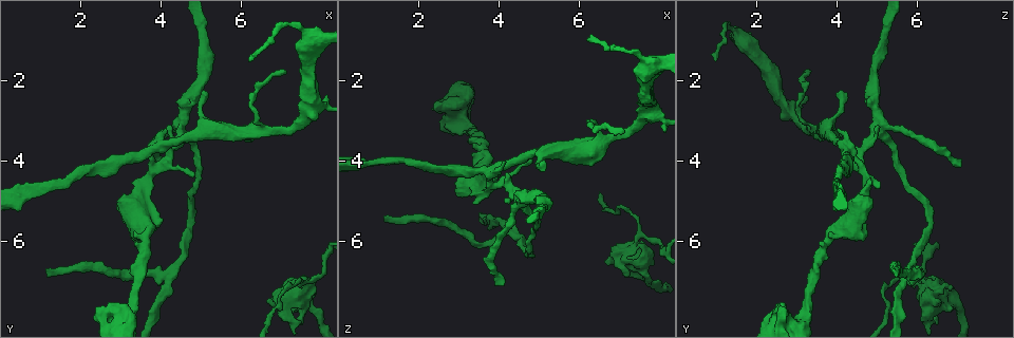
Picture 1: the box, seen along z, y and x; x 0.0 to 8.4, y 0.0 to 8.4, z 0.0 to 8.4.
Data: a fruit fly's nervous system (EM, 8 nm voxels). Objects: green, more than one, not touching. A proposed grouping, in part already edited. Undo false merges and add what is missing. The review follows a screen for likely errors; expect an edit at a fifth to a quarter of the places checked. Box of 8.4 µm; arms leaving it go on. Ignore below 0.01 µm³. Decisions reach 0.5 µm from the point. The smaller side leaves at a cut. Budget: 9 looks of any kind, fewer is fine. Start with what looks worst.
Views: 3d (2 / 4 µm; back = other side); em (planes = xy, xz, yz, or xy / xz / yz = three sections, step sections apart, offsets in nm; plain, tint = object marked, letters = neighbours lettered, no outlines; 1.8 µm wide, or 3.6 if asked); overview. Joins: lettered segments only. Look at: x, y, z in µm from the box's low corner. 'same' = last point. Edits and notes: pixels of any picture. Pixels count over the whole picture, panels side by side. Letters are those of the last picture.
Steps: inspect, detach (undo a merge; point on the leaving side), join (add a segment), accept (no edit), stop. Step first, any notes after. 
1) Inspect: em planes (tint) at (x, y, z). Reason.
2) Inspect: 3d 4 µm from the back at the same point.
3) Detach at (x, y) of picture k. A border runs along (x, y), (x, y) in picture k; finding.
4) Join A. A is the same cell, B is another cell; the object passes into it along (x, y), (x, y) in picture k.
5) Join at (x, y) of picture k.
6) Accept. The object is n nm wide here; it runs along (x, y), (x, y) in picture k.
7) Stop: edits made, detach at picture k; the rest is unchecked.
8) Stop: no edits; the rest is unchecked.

Inspect: 3d 4 µm at (4.55, 3.30, 5.00). Looks like a crossing.

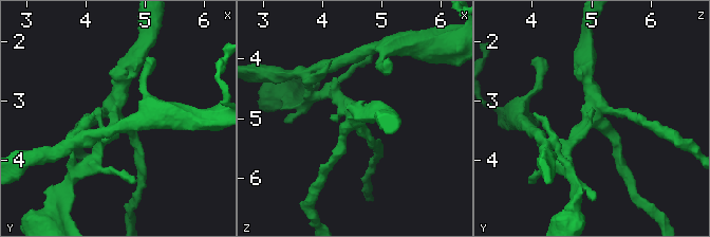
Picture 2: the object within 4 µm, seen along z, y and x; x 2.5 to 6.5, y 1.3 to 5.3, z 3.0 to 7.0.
Inspect: em planes (letters) at (4.55, 3.35, 5.05).

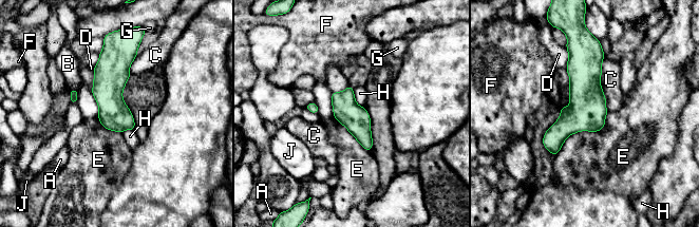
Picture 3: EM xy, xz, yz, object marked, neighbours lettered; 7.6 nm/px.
Accept. The longest contact is with E, 550 nm; A, B, C, D, E, F, G, H and J are other cells; a border runs along (608, 112), (555, 155) in picture 3; all the same neuron.

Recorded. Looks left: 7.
Inspect: em yz step 8 (letters) at (7.45, 7.05, 5.70). Calibre changes.

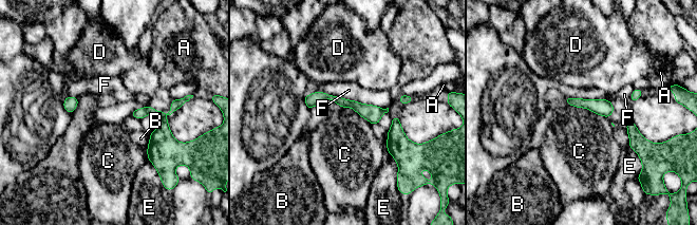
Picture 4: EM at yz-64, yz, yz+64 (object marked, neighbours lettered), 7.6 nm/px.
Detach at (143, 112) of picture 4. A, B, C, D, E and F are other cells; a border runs along (164, 114), (159, 117) in picture 4; two neurons meet here.

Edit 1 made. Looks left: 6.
Inspect: overview. Redraw.

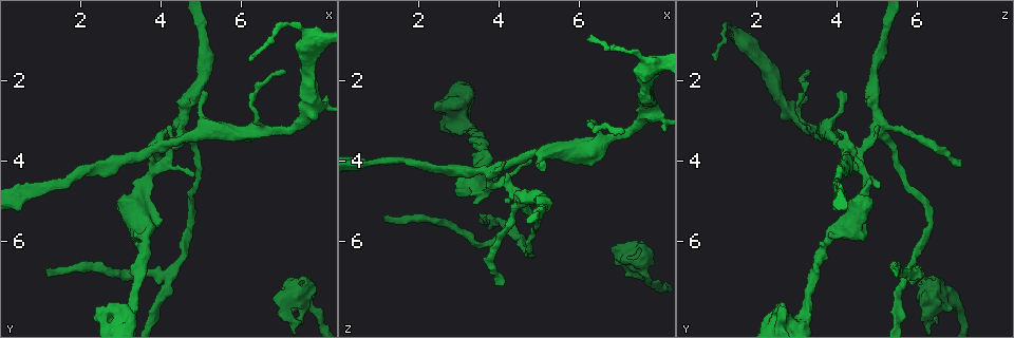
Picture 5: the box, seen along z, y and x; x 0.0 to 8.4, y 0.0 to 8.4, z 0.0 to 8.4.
Inspect: 3d 2 µm at (4.10, 3.95, 7.05).

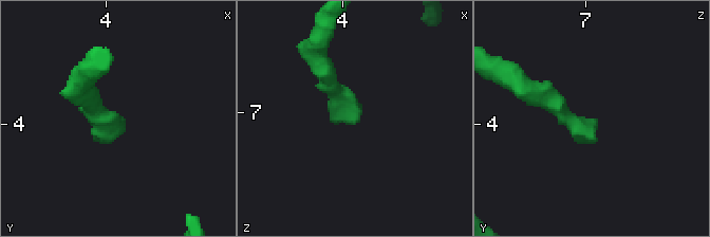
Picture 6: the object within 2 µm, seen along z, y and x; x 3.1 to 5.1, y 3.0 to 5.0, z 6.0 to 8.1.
Inspect: em planes (plain) at (4.10, 3.96, 7.08).

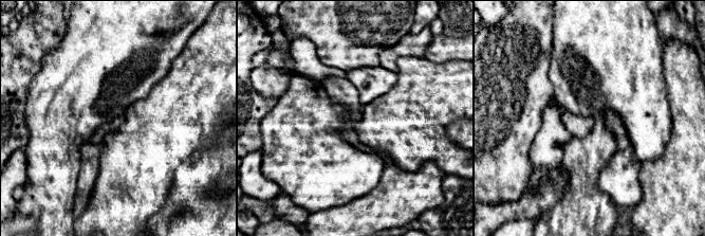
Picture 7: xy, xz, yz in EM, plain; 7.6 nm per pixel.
Inspect: em planes (letters) at the same point.

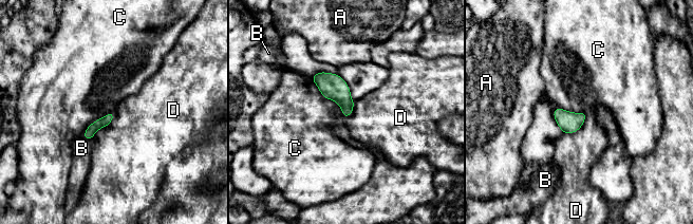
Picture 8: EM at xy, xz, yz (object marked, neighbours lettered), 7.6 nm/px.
Accept. A, B, C and D are other cells; a border runs along (311, 77), (344, 116) in picture 8; no lettered segment goes on from it.

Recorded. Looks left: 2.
Inspect: em planes (letters) at (7.05, 0.60, 1.25). Abrupt turn.

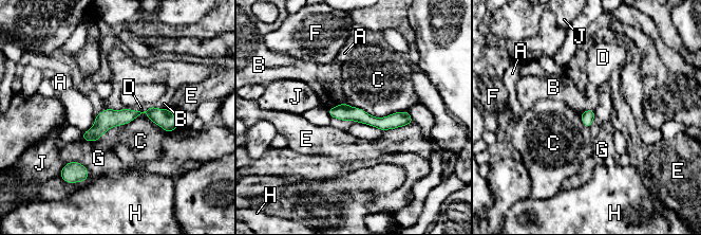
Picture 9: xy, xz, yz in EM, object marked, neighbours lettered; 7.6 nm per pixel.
Accept. A, B, C, D, E, F, G, H and J are other cells; it runs along (173, 126), (138, 112), (86, 137) in picture 9; all the same neuron.

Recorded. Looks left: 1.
Stop: edits made, detach at picture 4; the rest is unchecked.

